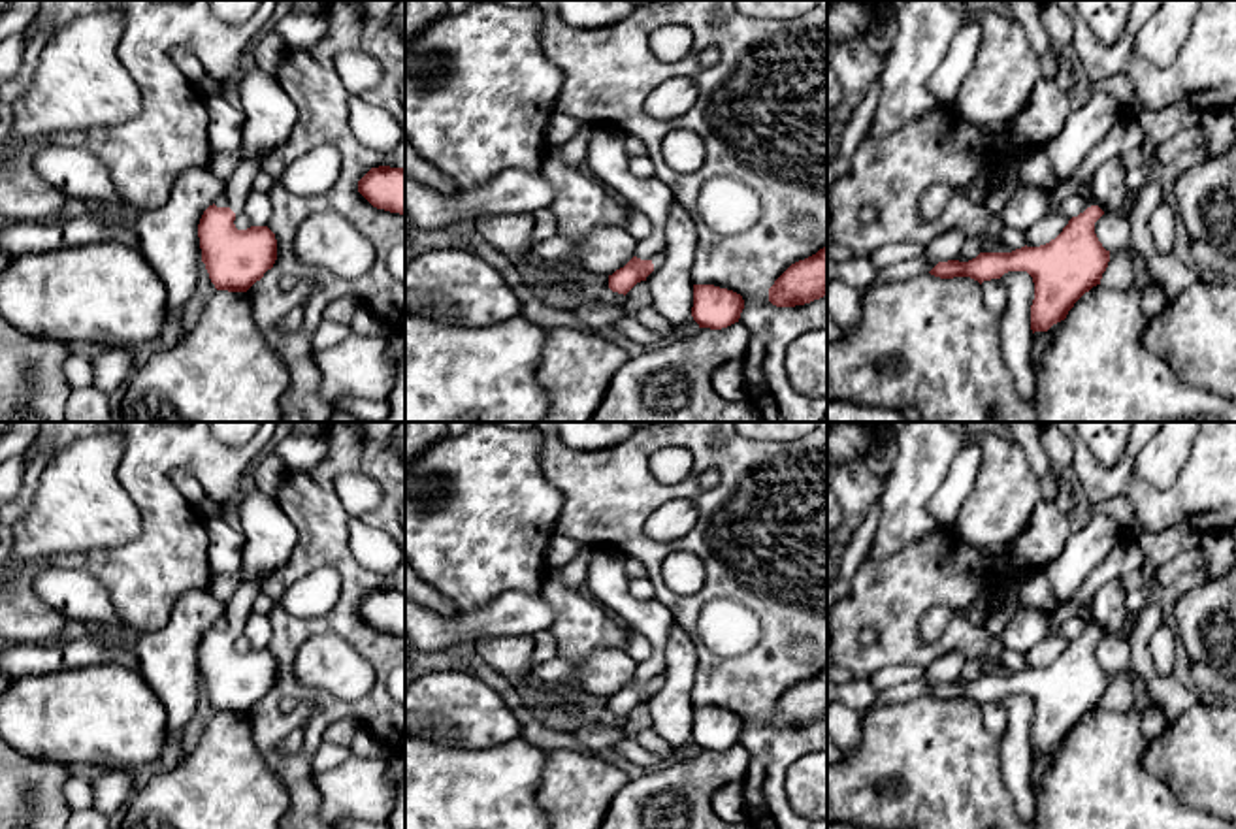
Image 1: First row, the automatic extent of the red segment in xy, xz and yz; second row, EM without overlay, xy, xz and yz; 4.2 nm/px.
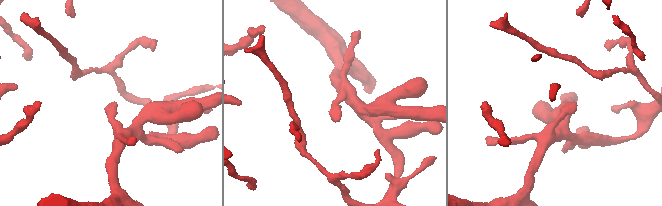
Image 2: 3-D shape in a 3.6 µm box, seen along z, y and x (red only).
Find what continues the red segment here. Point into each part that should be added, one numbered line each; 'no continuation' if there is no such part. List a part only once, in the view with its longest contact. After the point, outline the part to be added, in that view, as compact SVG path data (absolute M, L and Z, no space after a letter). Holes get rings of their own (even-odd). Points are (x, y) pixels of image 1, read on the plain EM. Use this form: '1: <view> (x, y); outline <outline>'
1: xy (270, 537); outline M243 488L239 494L236 524L245 537L243 569L224 618L228 629L237 637L243 633L262 580L288 561L298 543L298 531L275 497L256 488Z

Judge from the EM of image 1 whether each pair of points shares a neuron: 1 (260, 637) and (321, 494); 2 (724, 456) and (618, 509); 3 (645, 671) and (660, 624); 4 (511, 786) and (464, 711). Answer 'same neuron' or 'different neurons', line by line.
1: different neurons
2: same neuron
3: same neuron
4: different neurons

